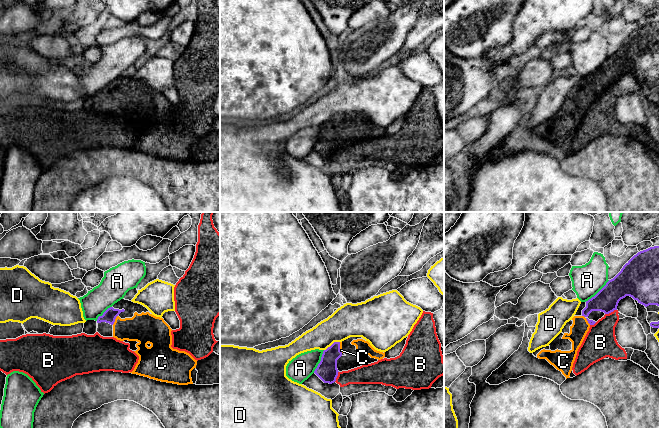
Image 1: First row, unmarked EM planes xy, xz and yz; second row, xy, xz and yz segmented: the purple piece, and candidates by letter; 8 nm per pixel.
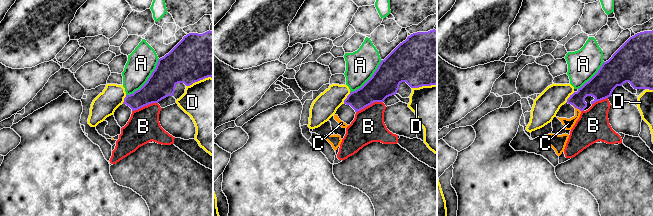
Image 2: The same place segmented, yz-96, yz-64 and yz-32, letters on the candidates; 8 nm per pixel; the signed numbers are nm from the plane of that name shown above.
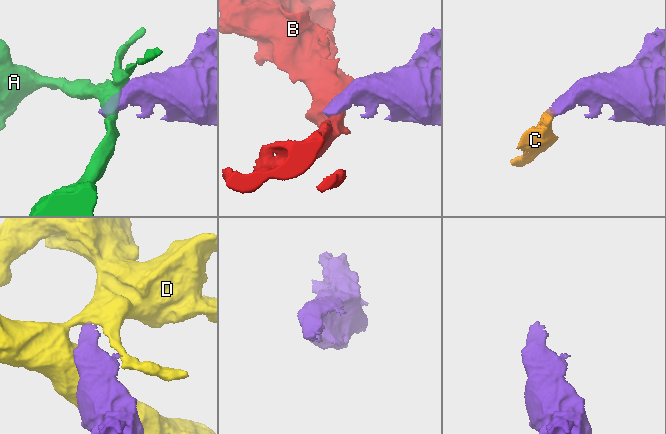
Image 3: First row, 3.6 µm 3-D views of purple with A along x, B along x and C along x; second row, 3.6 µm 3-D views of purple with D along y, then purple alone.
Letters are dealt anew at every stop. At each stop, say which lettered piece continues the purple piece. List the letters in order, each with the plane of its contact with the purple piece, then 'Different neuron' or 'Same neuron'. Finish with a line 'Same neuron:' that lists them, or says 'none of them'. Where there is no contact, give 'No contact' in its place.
A: Touches purple in yz. Different neuron
B: Touches purple in yz. Different neuron
C: Touches purple in xy. Same neuron
D: Touches purple in xz. Different neuron
Same neuron: C

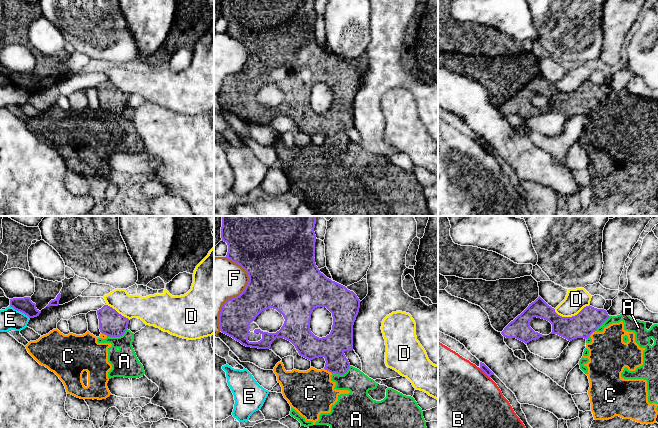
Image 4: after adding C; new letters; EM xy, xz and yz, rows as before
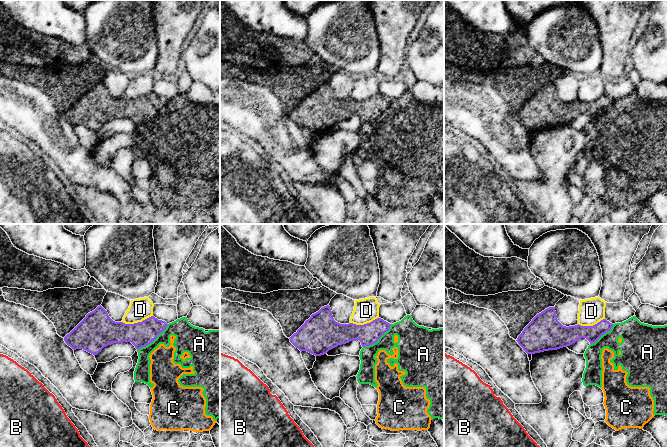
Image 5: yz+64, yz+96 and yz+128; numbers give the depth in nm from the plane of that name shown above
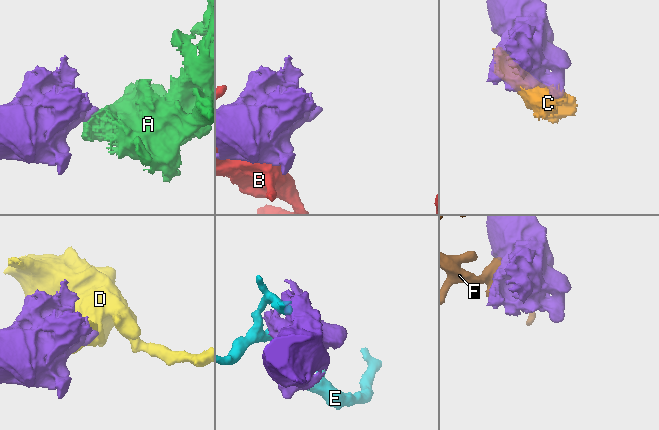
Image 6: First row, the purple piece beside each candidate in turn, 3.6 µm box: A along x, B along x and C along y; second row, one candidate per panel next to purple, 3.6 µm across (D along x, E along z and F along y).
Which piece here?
A: Touches purple in xy. Different neuron
B: Touches purple in yz. Different neuron
C: Touches purple in xz. Different neuron
D: Touches purple in yz. Different neuron
E: Touches purple in xy. Different neuron
F: Touches purple in xz. Different neuron
Same neuron: none of them

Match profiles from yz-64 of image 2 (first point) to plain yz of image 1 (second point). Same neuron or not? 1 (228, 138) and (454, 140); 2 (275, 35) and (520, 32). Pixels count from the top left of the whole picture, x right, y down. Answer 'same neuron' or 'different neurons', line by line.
1: different neurons
2: different neurons

